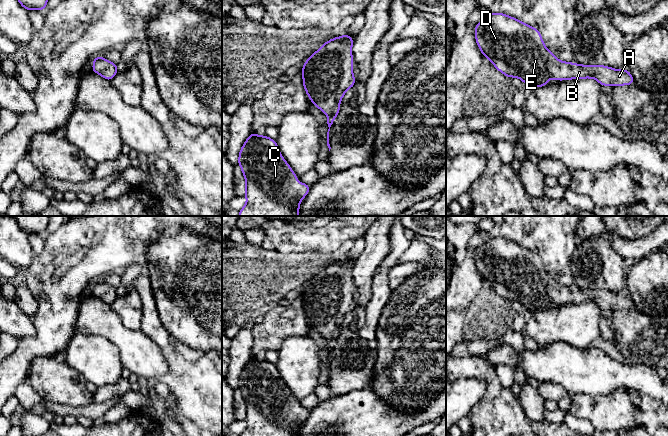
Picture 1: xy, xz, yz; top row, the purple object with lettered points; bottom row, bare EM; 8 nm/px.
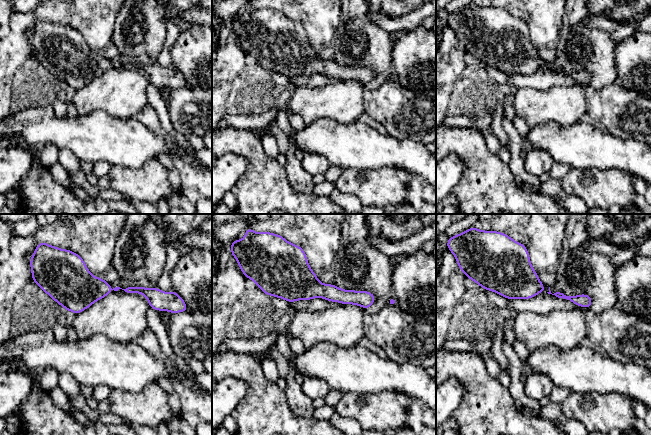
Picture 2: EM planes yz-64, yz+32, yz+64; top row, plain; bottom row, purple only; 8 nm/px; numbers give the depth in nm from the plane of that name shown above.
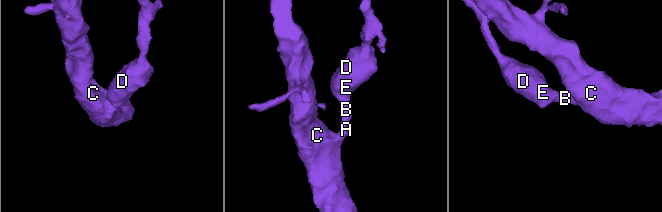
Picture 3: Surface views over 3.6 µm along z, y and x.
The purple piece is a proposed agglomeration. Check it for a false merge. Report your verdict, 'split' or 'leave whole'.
leave whole

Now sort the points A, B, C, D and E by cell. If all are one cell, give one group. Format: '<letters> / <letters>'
A B C D E

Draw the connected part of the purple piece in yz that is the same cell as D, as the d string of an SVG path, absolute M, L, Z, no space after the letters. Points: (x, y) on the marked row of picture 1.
M485 13L486 18L475 26L477 45L483 56L507 77L520 78L532 88L546 86L551 78L558 81L594 78L601 86L612 85L614 87L634 84L634 79L627 69L616 70L602 65L579 65L560 61L546 48L540 32L534 27L503 13Z

